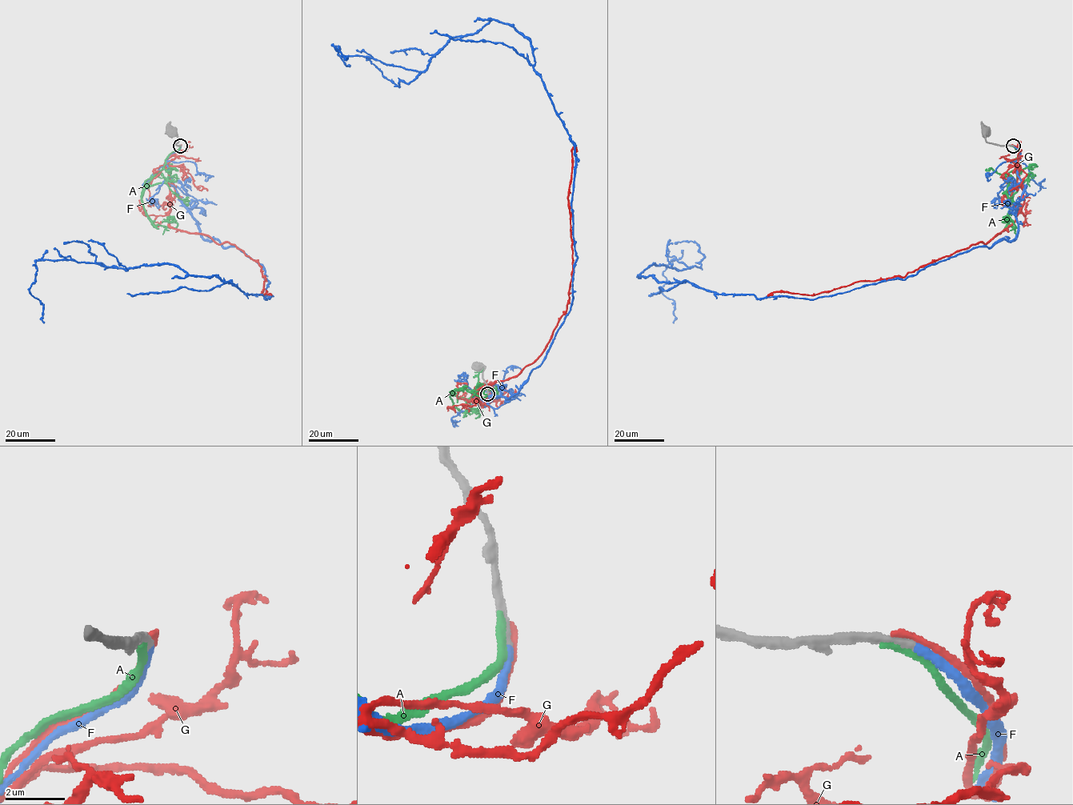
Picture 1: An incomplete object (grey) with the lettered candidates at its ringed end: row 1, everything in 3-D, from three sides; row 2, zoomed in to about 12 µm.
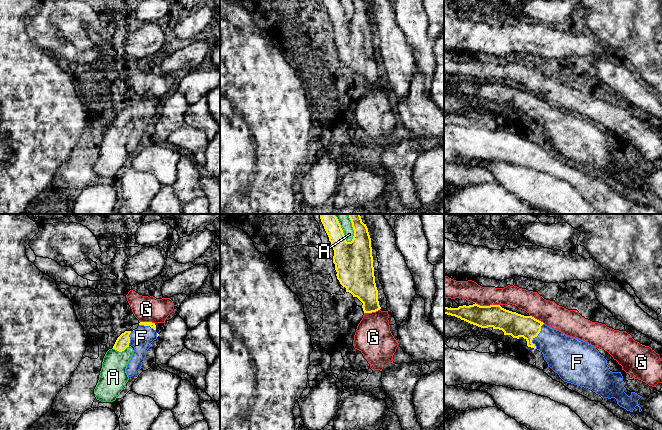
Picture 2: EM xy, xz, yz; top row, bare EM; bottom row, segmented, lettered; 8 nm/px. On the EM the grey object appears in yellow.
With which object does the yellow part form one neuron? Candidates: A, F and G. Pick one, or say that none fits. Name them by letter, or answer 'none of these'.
F

